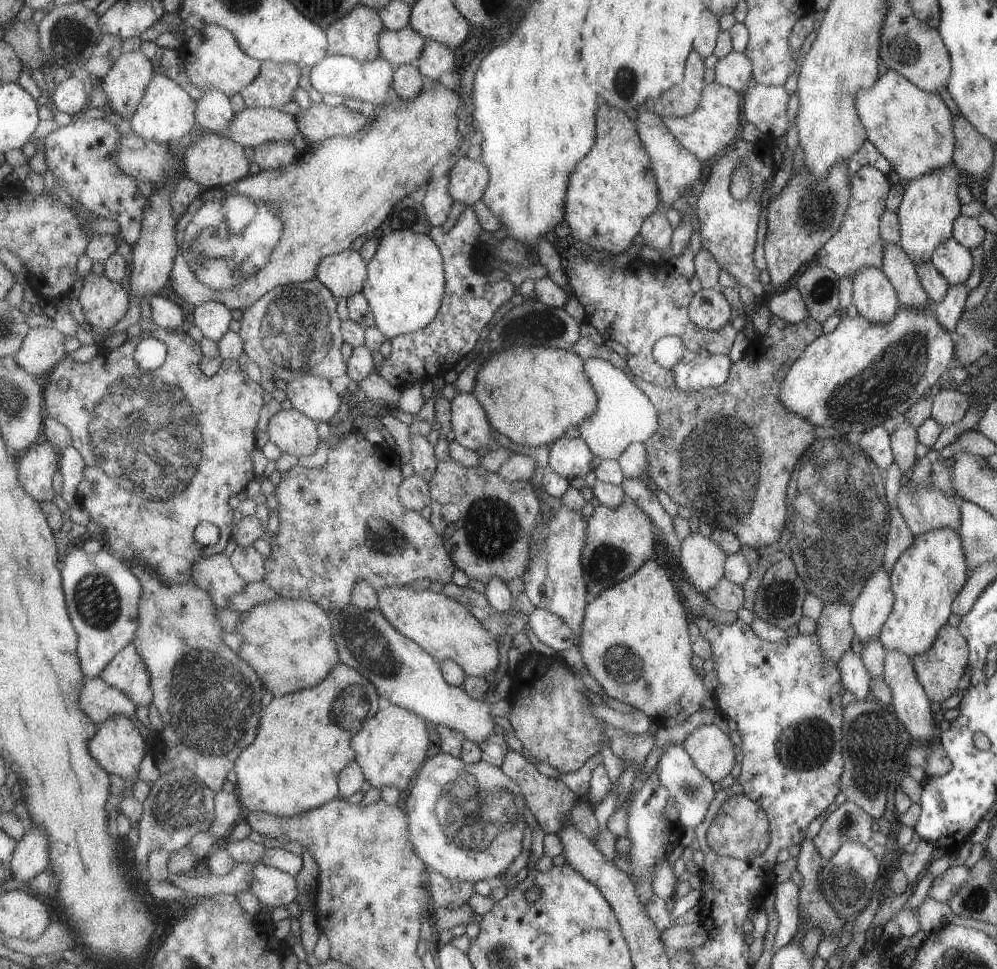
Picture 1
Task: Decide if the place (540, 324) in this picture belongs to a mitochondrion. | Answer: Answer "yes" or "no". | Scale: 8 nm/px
yes

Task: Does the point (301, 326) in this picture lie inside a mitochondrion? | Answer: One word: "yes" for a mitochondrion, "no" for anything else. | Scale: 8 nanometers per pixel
yes

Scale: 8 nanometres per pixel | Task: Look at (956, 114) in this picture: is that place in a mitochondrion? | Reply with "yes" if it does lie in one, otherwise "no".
no

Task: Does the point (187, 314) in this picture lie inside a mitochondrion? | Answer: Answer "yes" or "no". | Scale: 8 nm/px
no

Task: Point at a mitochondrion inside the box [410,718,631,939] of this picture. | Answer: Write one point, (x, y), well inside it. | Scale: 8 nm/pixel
(475, 816)

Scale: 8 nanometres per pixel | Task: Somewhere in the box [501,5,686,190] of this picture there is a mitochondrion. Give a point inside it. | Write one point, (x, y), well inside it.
(617, 73)

